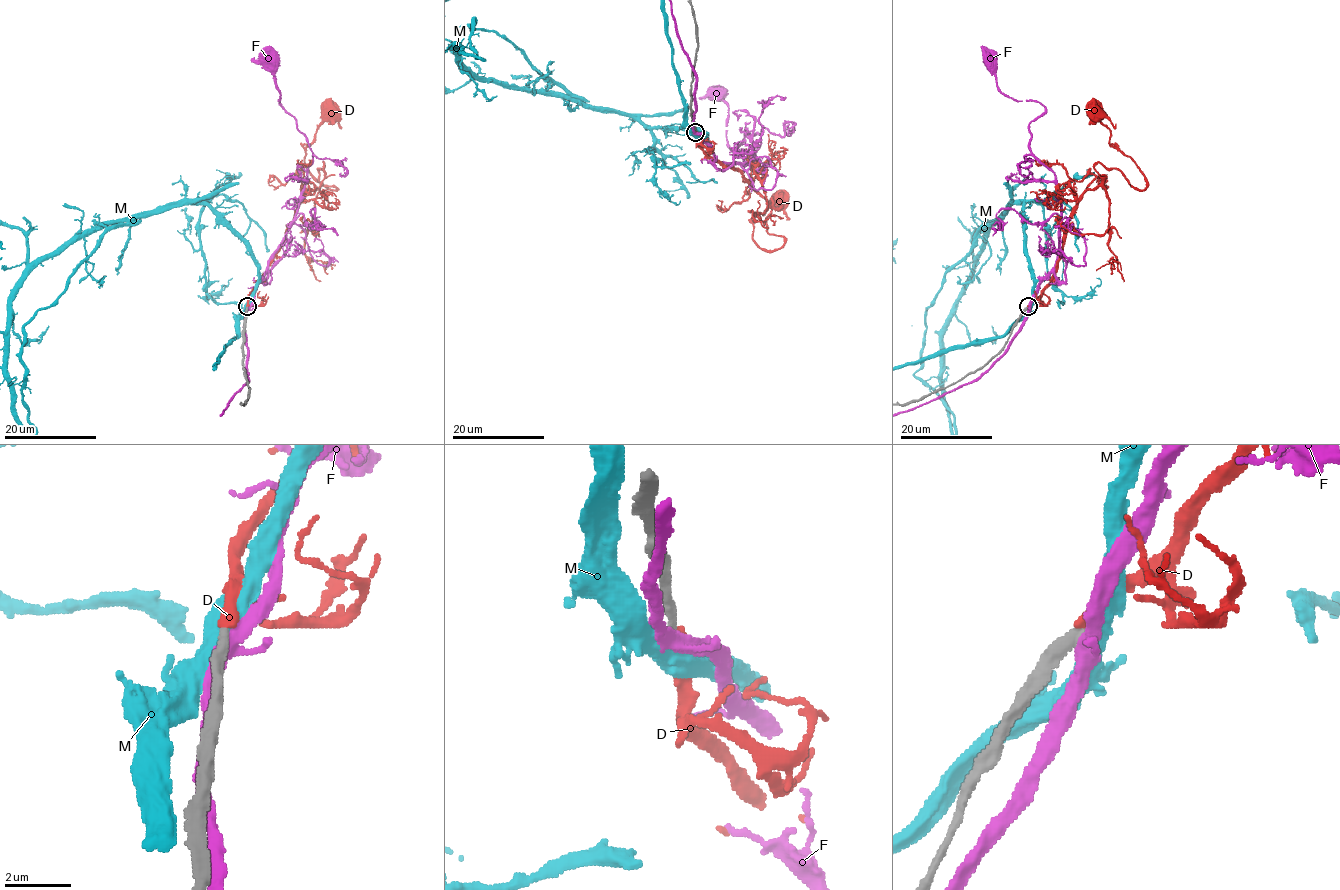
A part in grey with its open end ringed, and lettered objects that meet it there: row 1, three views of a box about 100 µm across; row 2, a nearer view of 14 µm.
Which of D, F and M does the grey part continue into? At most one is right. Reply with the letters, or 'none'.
D

